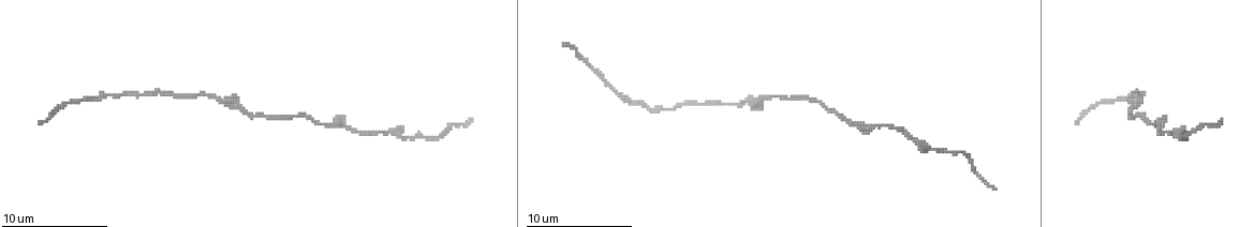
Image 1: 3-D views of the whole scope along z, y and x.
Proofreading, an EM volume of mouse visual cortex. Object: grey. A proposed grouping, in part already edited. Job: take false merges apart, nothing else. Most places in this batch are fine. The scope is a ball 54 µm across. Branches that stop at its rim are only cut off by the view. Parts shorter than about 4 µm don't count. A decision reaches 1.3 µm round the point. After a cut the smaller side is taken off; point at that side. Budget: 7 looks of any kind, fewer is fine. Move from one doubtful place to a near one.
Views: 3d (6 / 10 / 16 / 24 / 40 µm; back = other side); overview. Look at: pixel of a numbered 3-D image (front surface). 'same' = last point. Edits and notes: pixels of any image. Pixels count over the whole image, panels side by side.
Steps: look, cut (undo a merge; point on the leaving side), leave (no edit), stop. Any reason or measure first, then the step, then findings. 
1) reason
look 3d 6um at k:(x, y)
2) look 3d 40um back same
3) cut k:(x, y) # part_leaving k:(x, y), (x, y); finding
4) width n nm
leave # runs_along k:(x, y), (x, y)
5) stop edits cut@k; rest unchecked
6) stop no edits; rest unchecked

thick turns thin
look 3d 6um at 1:(929, 148)

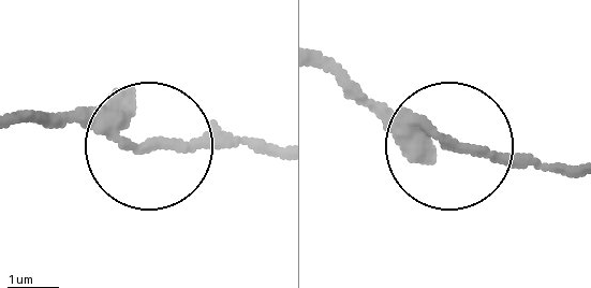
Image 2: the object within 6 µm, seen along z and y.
look 3d 6um back at 2:(452, 144)

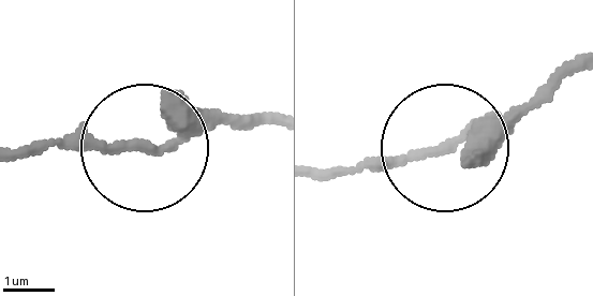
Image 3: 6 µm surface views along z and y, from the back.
leave # runs_along 3:(574, 57), (432, 150), (317, 167); all the same cell

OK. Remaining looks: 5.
look 3d 6um at 1:(874, 125)

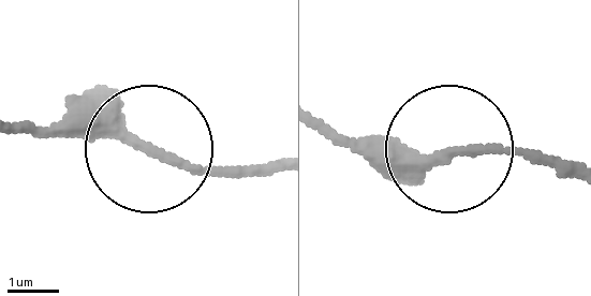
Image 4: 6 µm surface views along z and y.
look 3d 6um back at 4:(442, 156)

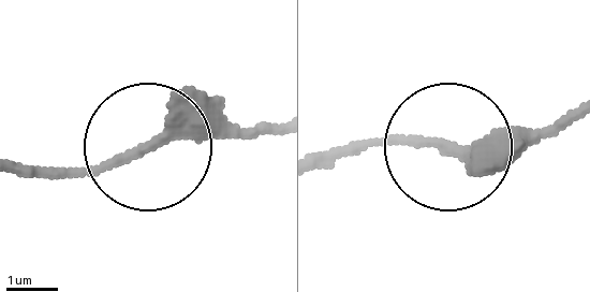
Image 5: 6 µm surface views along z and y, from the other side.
leave # runs_along 5:(271, 128), (182, 128), (92, 165), (15, 165); one cell here

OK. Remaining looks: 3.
thick turns thin
look 3d 6um at 1:(738, 103)

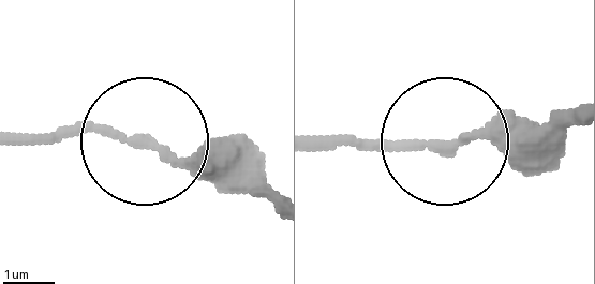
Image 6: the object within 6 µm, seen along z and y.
leave # runs_along 6:(574, 111), (432, 146), (317, 146); continuous, no second cell

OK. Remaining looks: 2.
narrows sharply
look 3d 10um at 1:(146, 96)

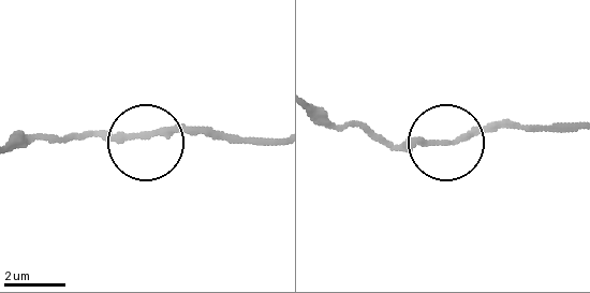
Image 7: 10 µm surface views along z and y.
width 190 nm
leave # runs_along 7:(274, 137), (166, 129), (143, 137), (69, 137); continuous, no second cell

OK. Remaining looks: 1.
stop no edits; rest unchecked

